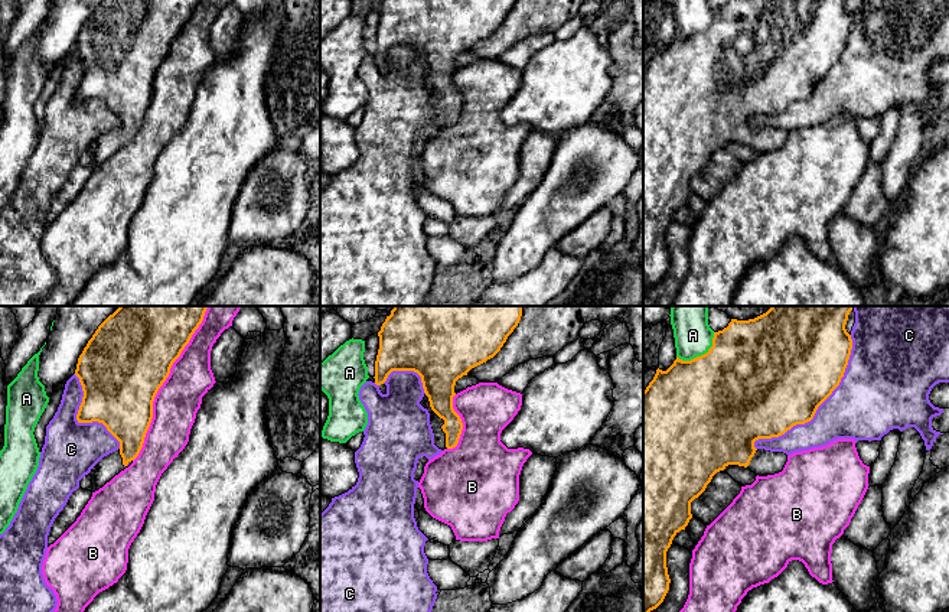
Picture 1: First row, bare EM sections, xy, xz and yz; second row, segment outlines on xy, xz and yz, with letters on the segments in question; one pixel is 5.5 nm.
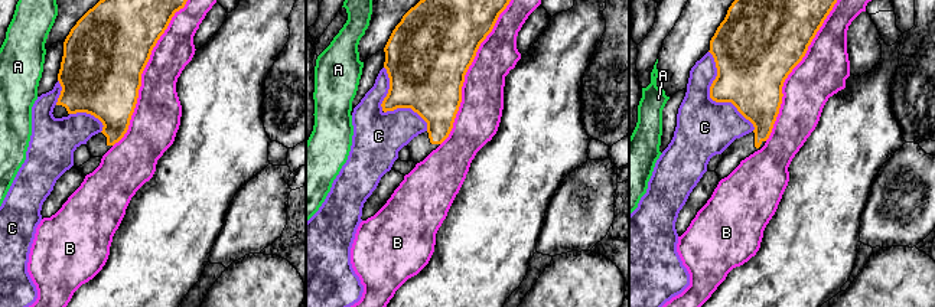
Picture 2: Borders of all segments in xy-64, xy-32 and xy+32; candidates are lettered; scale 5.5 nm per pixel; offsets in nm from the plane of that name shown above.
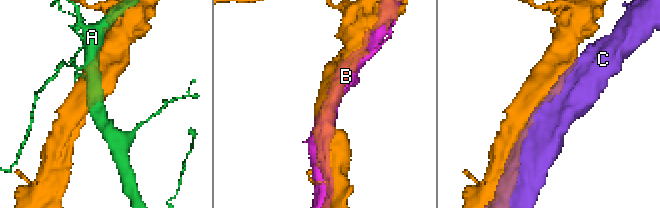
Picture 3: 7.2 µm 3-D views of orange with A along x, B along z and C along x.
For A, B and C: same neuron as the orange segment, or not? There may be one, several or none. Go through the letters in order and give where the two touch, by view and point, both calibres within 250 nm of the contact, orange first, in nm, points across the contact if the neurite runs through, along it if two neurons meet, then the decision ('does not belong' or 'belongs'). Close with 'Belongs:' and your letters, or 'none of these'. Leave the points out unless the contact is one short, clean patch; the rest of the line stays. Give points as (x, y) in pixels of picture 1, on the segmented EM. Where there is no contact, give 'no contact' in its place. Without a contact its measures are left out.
A: meets orange in yz at (701, 355); 500 nm thick on the orange side, 220 nm on the other; does not belong
B: meets orange in xy at (162, 384); 480 nm thick on the orange side, 260 nm on the other; does not belong
C: meets orange in yz at (817, 409); 500 nm thick on the orange side, 360 nm on the other; does not belong
Belongs: none of these

